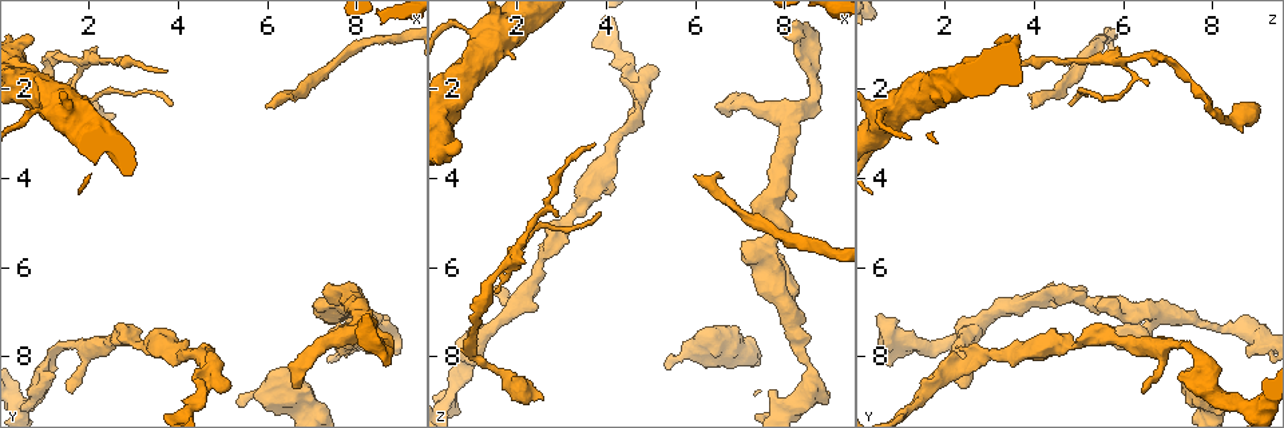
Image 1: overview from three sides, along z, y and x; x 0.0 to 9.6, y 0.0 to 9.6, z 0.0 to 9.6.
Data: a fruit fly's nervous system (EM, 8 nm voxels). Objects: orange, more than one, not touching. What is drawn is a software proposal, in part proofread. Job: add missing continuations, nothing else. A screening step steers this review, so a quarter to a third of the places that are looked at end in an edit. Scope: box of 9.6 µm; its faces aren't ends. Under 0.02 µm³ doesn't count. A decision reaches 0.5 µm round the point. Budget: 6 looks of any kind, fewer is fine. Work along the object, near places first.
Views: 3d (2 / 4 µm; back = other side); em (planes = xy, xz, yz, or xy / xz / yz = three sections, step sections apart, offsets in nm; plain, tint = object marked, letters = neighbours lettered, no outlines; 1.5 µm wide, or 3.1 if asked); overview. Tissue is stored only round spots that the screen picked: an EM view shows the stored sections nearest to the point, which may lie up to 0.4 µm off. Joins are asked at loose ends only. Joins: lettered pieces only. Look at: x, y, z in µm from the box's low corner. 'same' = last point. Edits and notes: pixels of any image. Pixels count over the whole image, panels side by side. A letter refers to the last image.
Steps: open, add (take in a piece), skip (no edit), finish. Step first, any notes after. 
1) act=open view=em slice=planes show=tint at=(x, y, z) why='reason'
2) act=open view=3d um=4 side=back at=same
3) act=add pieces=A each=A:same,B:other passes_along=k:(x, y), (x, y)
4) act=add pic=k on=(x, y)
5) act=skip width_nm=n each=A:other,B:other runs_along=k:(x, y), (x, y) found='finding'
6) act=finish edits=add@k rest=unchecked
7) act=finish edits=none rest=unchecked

act=open view=em slice=planes show=letters at=(5.40, 8.85, 8.25) why='free end'

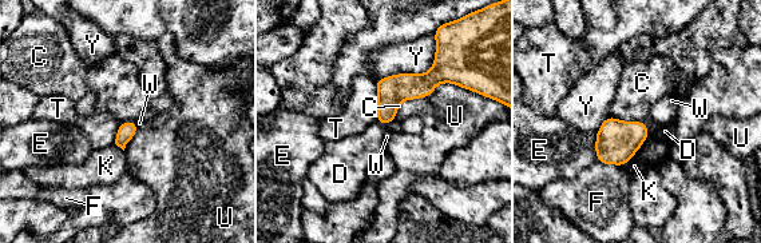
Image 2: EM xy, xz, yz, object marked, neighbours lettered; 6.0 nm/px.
act=skip longest_contact=Y:440nm each=C:other,D:other,E:other,F:other,K:other,T:other,U:other,W:other,Y:other border=2:(610, 115), (646, 123) found='none of them fits'

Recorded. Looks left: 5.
act=open view=em slice=planes show=letters at=(1.55, 8.85, 6.40) why='free end'

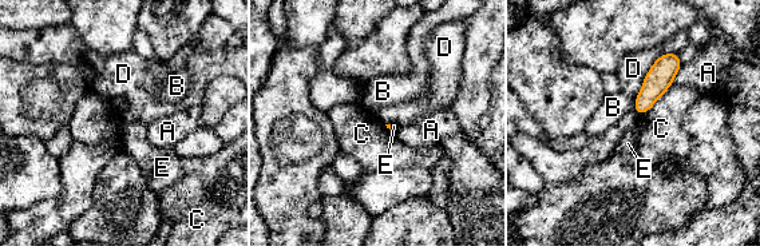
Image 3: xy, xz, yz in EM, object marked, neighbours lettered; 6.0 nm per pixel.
act=skip each=A:other,B:other,C:other,D:other,E:other border=3:(672, 83), (646, 111), (638, 115) found='no lettered piece goes on from it'

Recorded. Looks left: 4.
act=open view=em slice=planes show=tint at=(6.55, 8.70, 2.30) why='free end'

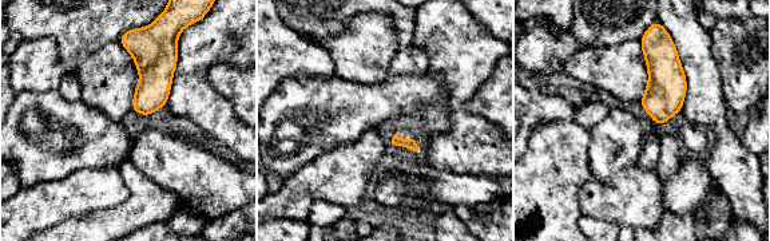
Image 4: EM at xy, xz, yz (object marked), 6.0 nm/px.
act=open view=em slice=planes show=letters at=same why='see the neighbours'

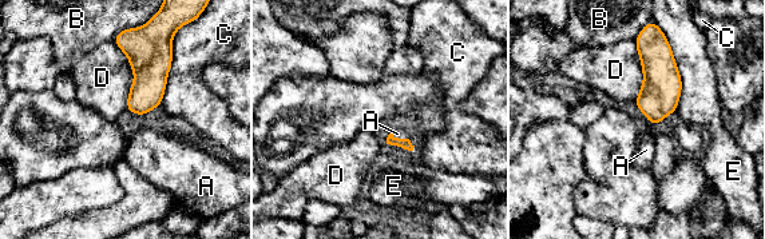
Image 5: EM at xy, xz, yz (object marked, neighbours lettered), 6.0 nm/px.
act=add pieces=A each=A:same,B:other,C:other,D:other,E:other passes_along=5:(404, 143), (401, 138), (397, 134) found='the neuron continues'

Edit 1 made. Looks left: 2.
act=finish edits=add@5 rest=unchecked

